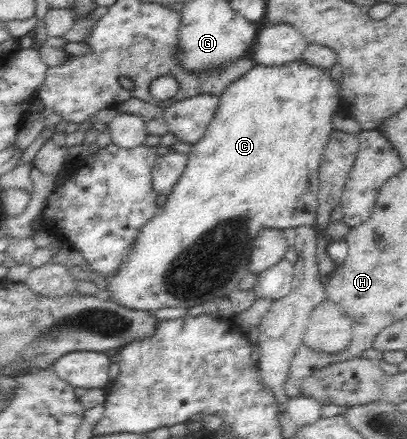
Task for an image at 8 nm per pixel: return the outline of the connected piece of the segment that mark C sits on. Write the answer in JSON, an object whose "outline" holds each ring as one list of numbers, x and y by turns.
{"outline":[[302,59,281,64,281,66,265,66,263,64,256,64,256,66,243,74,242,77,232,81,225,90,218,96,219,104,215,111,214,117,211,119,209,126,206,128,206,133,203,138,199,139,192,145,191,152,187,154,187,166,179,178,179,182,175,184,173,193,167,197,166,204,160,206,159,212,155,214,155,218,151,218,141,234,137,236,135,244,131,246,129,254,127,254,121,270,108,279,108,287,103,294,105,298,120,302,121,305,135,310,156,311,158,308,175,307,183,308,191,307,193,305,203,304,206,300,219,301,223,297,229,296,233,291,239,290,237,285,243,274,248,272,247,267,250,261,252,248,255,237,258,236,261,230,267,228,296,228,299,226,308,226,312,228,317,239,317,267,319,273,324,277,328,277,335,269,332,260,325,252,325,246,329,243,325,230,317,225,317,208,318,208,318,190,319,190,319,168,323,151,333,128,333,117,335,112,339,110,339,104,343,100,341,82,333,79,330,75,330,70,324,70,317,66,310,66]]}

